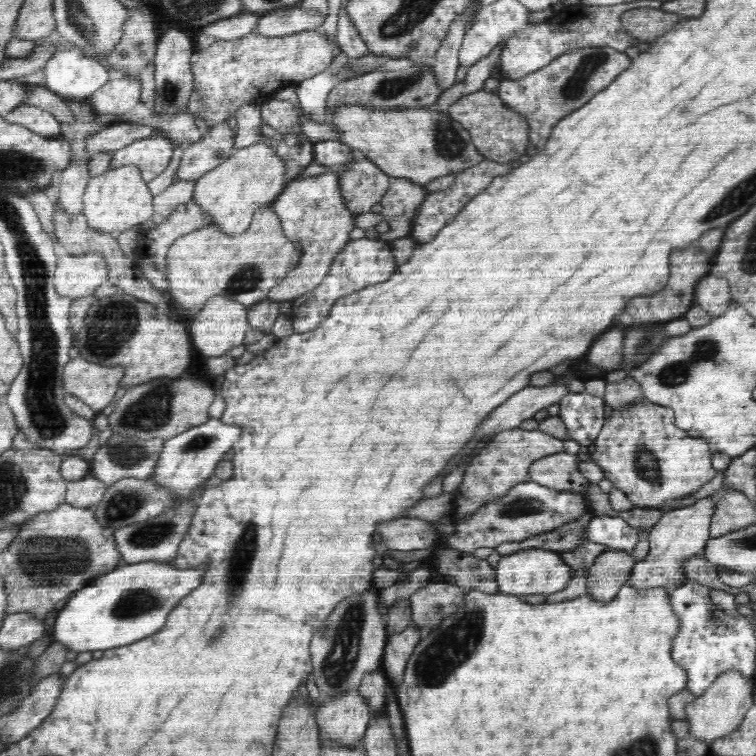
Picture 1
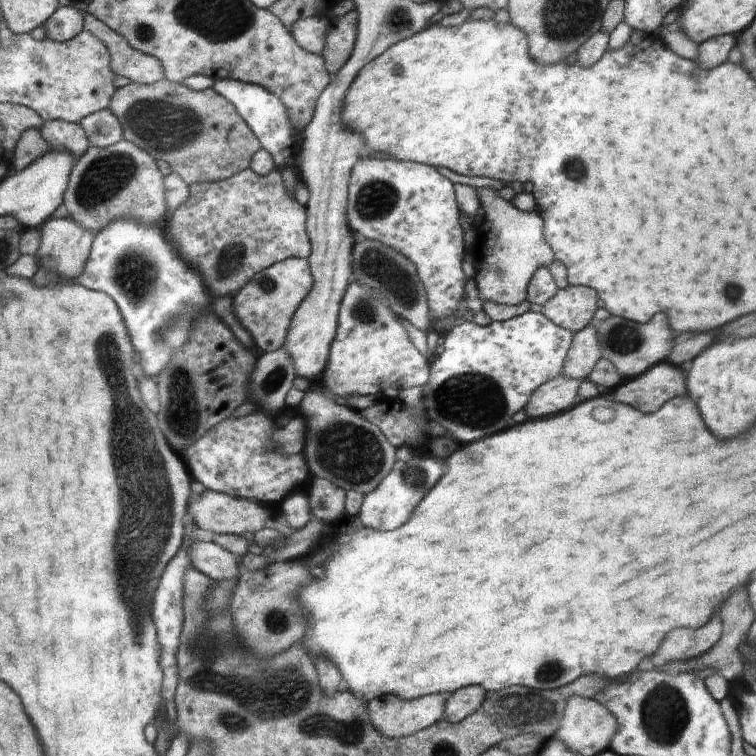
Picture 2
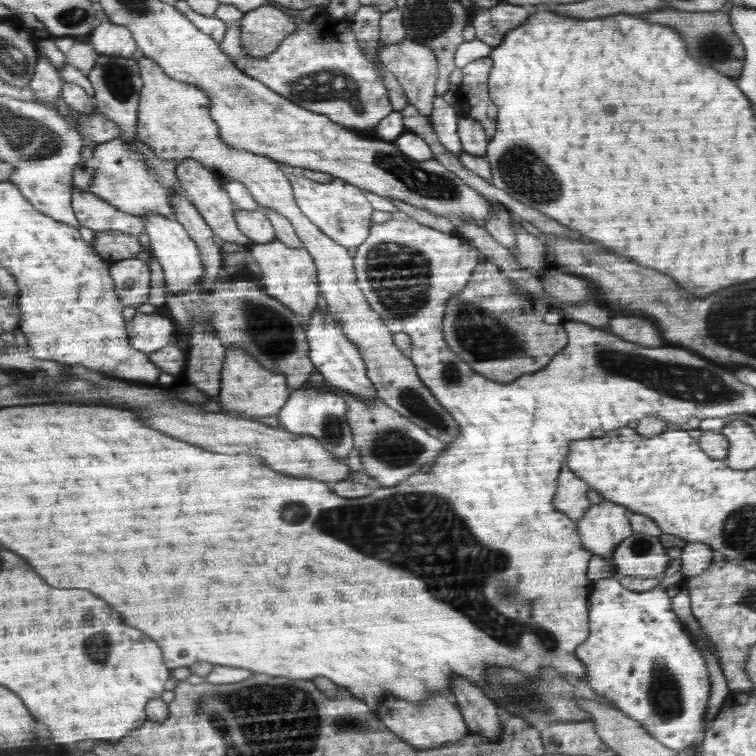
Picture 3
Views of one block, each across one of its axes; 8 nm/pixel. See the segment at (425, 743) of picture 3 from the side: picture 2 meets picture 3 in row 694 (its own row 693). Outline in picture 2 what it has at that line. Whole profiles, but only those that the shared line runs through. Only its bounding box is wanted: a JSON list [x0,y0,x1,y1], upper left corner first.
[367,693,447,737]

